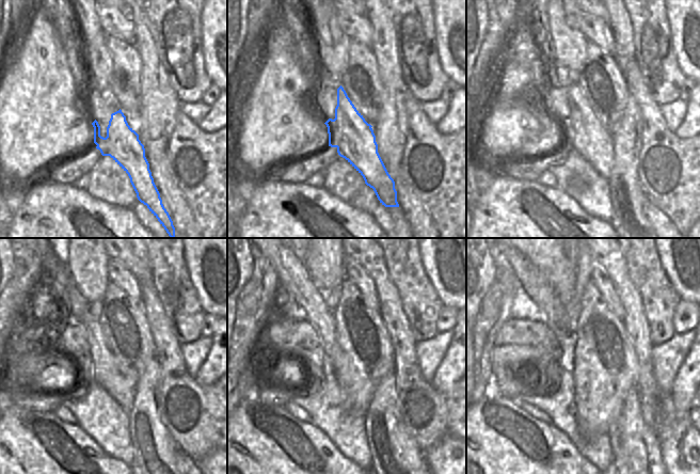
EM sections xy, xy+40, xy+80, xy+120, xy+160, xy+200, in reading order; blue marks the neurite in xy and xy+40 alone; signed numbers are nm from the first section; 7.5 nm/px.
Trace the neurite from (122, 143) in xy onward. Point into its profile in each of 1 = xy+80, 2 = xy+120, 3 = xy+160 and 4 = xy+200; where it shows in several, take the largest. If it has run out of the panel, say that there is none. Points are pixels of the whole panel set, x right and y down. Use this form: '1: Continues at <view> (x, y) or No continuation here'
1: Continues at xy+80 (589, 138)
2: Continues at xy+120 (57, 284)
3: Continues at xy+160 (293, 278)
4: Continues at xy+200 (531, 280)

